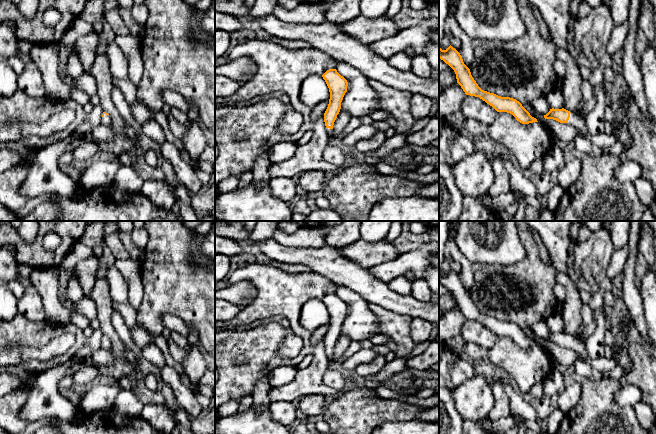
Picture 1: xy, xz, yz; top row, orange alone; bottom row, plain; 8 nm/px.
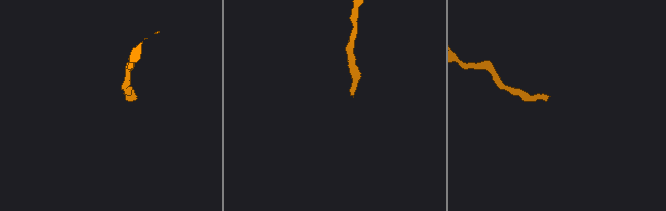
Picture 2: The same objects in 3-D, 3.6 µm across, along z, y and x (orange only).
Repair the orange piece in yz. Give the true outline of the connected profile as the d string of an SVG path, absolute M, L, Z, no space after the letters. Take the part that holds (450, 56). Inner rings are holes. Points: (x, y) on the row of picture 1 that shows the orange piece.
M451 45L446 50L439 49L439 58L454 70L457 83L466 95L479 97L497 112L512 114L522 124L538 122L516 99L501 97L482 90L472 77L470 69L464 64L460 53Z

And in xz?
M336 69L327 70L322 77L330 92L329 104L324 113L324 122L331 142L333 142L335 140L335 133L332 129L337 115L340 112L343 97L347 92L348 82Z

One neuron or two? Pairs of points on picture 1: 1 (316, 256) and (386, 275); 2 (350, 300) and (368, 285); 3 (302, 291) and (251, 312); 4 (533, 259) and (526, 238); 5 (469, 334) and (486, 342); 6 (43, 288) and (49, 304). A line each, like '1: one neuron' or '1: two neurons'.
1: two neurons
2: two neurons
3: one neuron
4: one neuron
5: one neuron
6: one neuron

